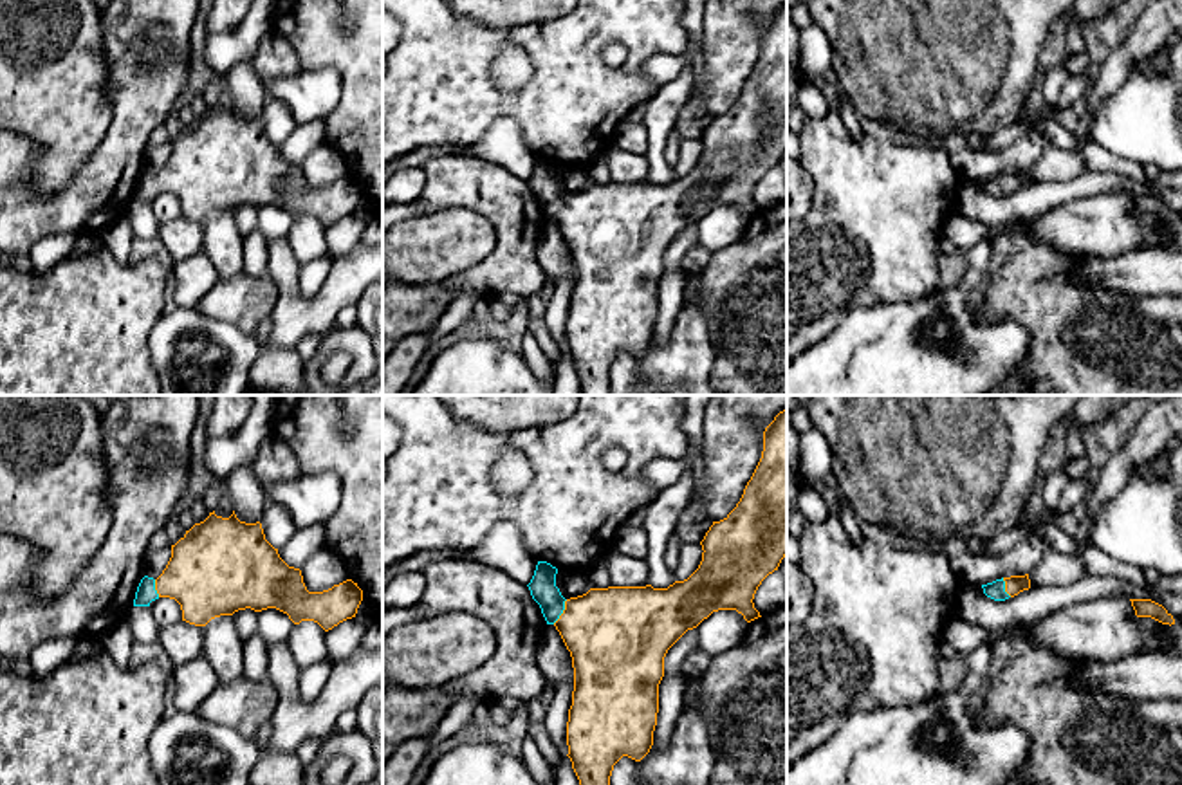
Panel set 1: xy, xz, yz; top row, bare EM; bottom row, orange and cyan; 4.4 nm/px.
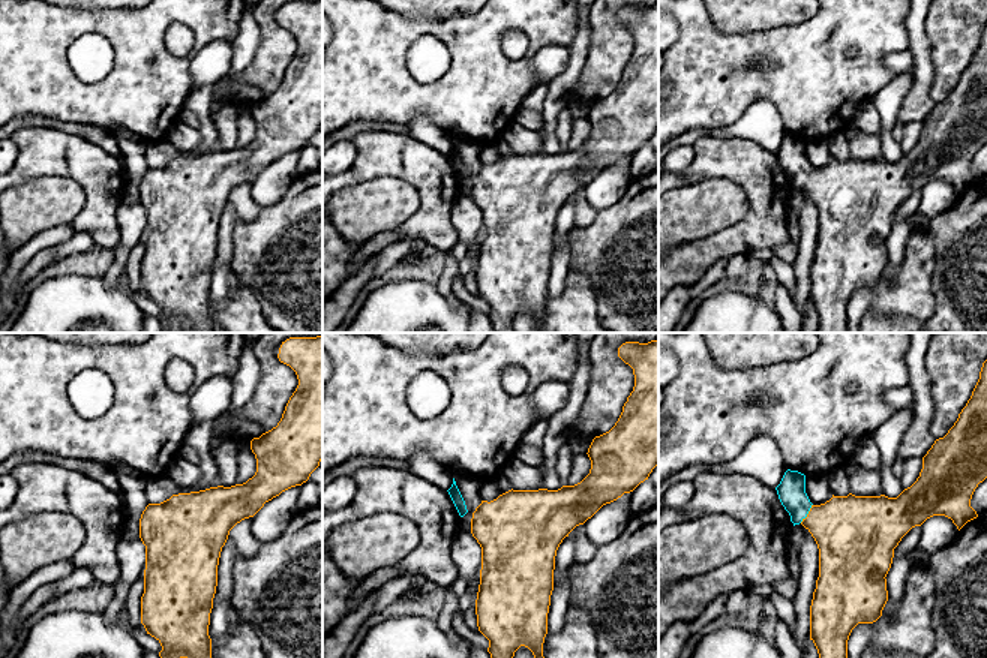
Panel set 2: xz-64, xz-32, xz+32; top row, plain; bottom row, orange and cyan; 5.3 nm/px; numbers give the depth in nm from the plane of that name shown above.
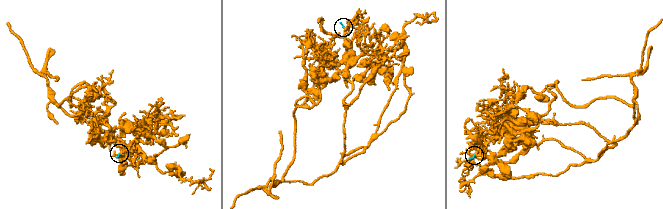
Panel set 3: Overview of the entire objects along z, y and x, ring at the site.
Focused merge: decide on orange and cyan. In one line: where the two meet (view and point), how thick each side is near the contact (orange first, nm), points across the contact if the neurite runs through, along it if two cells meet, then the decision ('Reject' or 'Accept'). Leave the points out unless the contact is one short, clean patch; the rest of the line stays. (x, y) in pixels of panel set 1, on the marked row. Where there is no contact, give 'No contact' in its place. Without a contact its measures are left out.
Touches orange at xz (563, 612). Thickness 420 nm (orange) against 120 nm. Path across: xz (614, 636), (563, 612), (544, 591). Accept

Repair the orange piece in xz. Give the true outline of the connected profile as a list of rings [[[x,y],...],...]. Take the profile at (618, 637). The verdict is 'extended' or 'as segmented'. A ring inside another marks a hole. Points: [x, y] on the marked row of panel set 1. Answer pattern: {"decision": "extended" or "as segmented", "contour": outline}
{"decision": "extended", "contour": [[[787,410],[763,431],[762,458],[736,507],[713,522],[698,568],[668,588],[608,586],[565,599],[556,586],[558,568],[538,561],[527,585],[547,624],[554,624],[572,657],[574,691],[567,745],[579,785],[610,785],[614,765],[628,756],[641,762],[653,745],[659,684],[668,650],[718,610],[736,610],[747,623],[762,617],[754,594],[787,556]]]}

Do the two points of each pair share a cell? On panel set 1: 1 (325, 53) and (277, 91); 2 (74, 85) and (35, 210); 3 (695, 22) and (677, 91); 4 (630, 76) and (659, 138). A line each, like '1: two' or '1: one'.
1: two
2: two
3: two
4: two

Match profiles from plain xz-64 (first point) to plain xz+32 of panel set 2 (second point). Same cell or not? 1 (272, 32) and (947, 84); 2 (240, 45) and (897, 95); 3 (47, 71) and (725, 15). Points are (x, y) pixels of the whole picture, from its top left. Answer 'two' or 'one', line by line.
1: one
2: one
3: two

